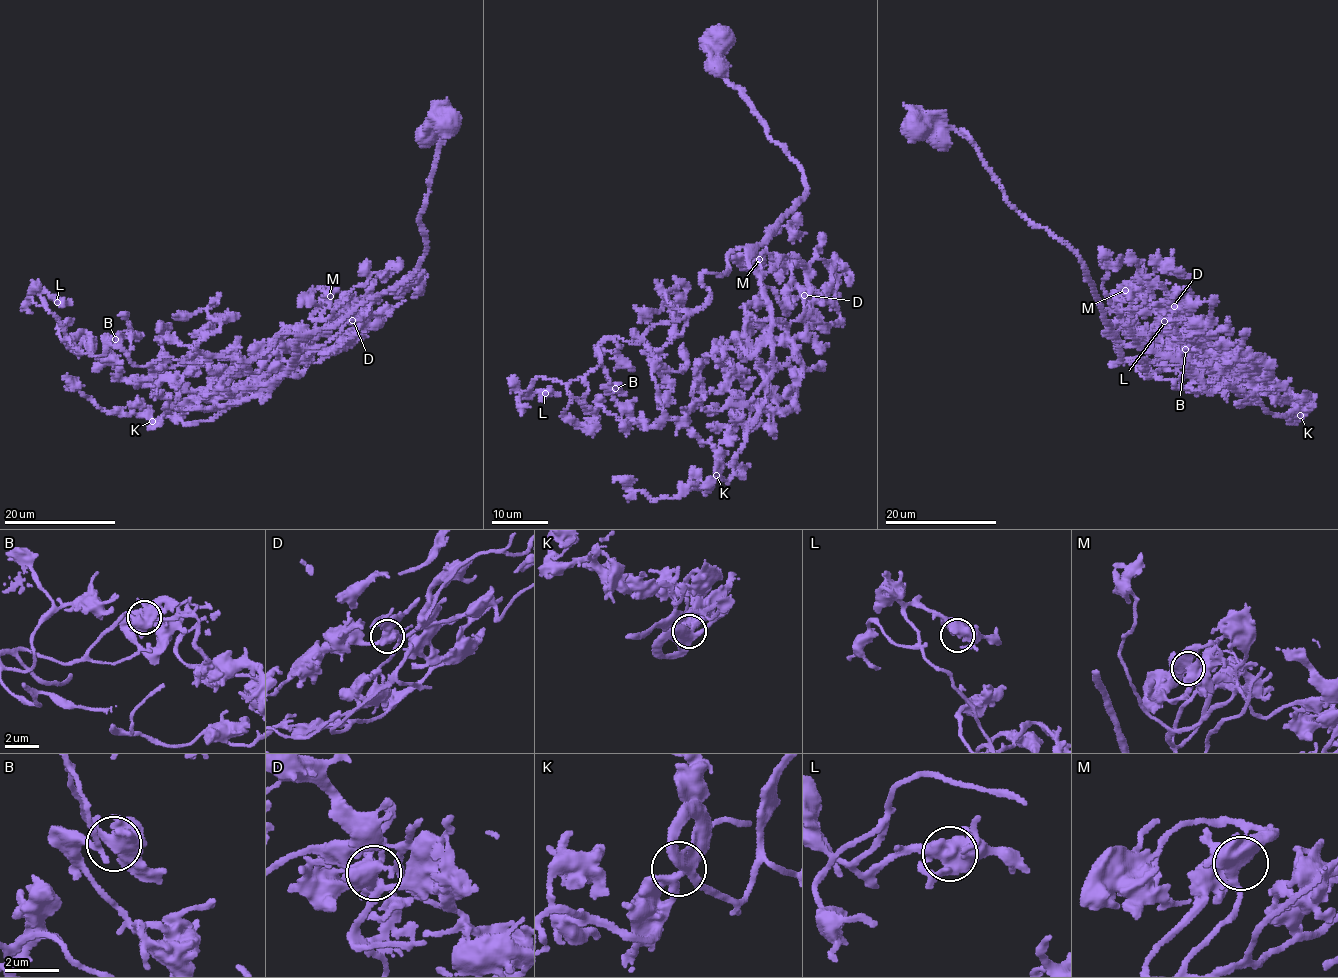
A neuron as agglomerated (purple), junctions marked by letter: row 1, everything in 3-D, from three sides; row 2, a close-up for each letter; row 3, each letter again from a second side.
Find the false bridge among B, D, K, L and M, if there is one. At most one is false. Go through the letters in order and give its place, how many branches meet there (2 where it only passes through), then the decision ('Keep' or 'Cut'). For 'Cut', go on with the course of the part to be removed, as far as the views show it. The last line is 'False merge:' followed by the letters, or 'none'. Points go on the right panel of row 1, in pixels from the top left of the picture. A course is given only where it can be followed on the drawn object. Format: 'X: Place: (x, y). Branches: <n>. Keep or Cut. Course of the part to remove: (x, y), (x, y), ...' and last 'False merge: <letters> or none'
B: Place: (1185, 349). Branches: 6. Keep
D: Place: (1174, 306). Branches: 6. Keep
K: Place: (1300, 415). Branches: 5. Keep
L: Place: (1164, 321). Branches: 5. Keep
M: Place: (1125, 290). Branches: 5. Keep
False merge: none

